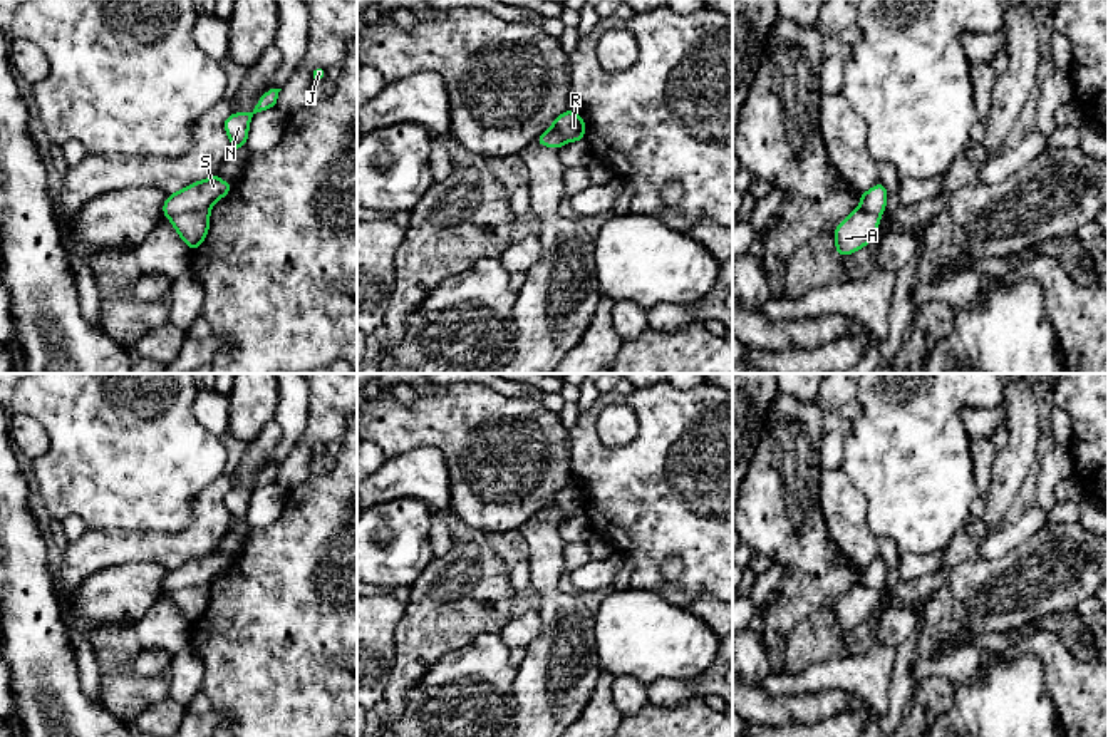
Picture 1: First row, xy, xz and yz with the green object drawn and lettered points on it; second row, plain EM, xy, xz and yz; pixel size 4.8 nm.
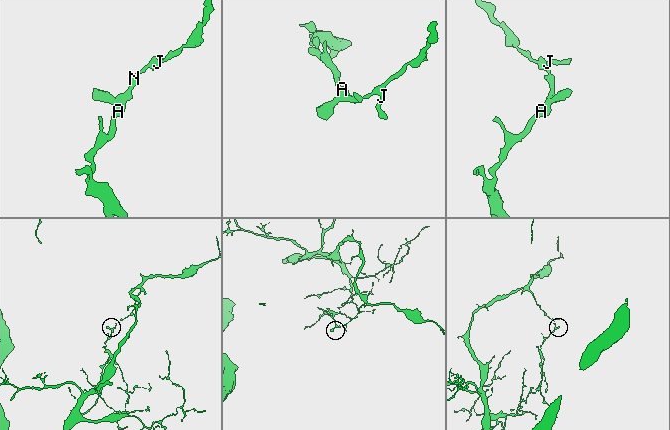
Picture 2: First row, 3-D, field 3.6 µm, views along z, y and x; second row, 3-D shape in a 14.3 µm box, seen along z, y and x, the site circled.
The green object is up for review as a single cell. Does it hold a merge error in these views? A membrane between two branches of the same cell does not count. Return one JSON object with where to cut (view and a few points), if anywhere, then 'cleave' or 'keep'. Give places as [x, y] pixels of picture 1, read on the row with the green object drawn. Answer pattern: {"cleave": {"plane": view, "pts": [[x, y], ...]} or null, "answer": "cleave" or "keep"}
{"cleave": {"plane": "xy", "pts": [[208, 210], [190, 210], [170, 218]]}, "answer": "cleave"}

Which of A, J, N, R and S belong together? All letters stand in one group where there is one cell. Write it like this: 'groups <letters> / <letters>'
groups A R / J N S

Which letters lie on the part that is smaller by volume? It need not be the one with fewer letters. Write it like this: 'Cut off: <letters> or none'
Cut off: A, R

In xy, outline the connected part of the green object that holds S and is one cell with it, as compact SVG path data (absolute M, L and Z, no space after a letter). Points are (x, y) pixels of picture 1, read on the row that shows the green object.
M218 173L173 193L163 204L163 216L173 218L189 211L211 211L213 204L231 191L233 184L221 181Z

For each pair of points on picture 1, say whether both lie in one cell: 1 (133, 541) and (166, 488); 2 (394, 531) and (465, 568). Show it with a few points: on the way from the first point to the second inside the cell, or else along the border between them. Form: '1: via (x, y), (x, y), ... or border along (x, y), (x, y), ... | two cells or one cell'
1: border along (99, 530), (178, 533) | two cells
2: border along (433, 556), (409, 588) | two cells

